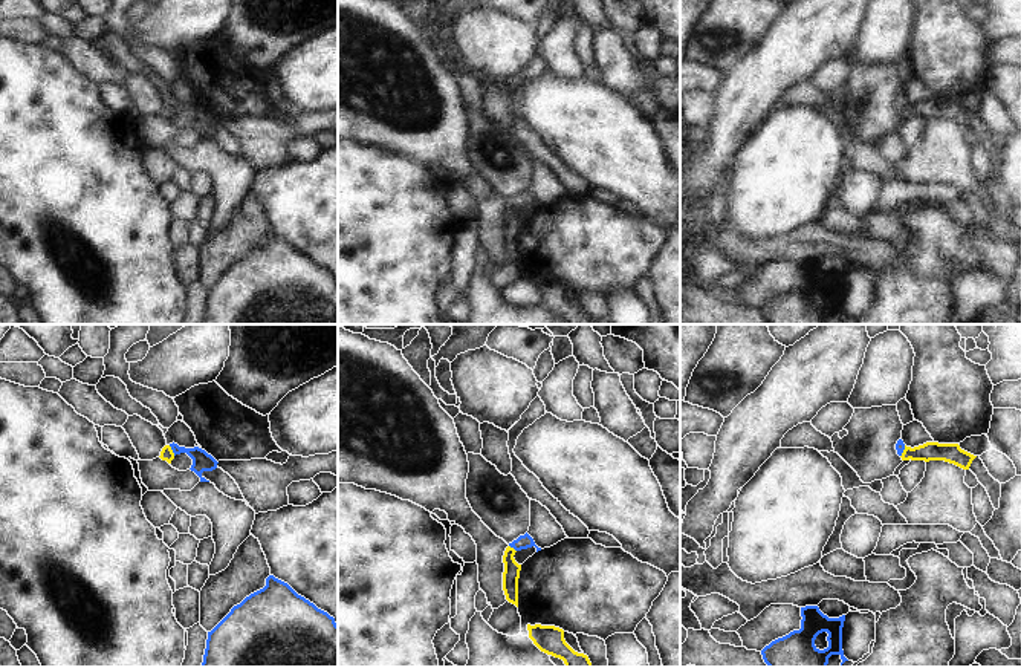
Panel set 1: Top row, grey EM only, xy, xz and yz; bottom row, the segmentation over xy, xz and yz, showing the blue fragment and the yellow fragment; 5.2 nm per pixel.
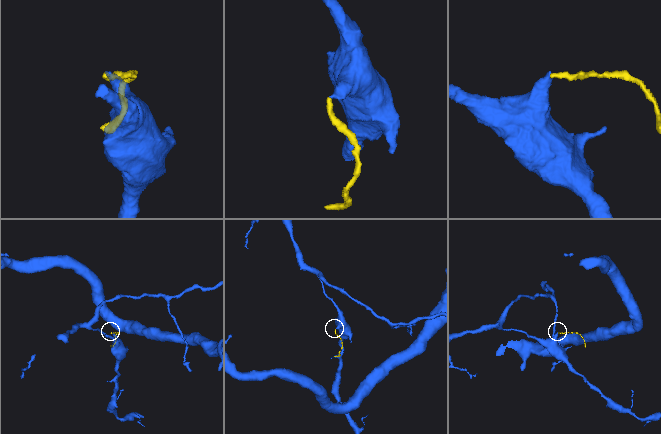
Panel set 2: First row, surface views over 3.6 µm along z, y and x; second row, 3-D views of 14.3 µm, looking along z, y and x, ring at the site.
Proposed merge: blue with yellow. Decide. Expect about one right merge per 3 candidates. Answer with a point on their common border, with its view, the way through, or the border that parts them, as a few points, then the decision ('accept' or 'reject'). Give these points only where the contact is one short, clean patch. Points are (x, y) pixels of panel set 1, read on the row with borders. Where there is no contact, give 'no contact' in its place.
meets blue in xy at (171, 449); border along xy (168, 445), (175, 455); reject

